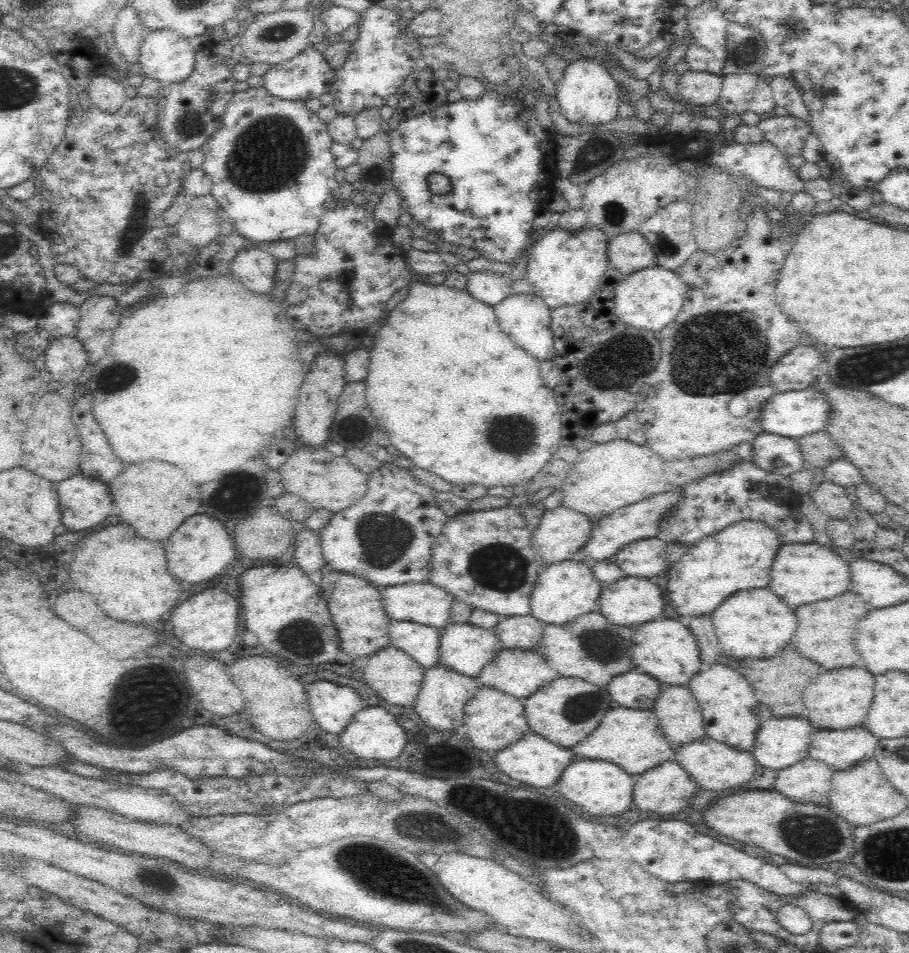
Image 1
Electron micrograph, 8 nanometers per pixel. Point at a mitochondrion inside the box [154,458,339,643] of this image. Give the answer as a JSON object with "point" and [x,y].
{"point":[237,491]}

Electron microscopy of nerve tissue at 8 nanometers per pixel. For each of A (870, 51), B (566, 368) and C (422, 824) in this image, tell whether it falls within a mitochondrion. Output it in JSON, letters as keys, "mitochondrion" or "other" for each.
{"A":"other","B":"other","C":"mitochondrion"}

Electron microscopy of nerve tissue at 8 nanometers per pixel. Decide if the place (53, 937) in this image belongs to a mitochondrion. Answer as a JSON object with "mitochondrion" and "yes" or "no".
{"mitochondrion":"no"}

